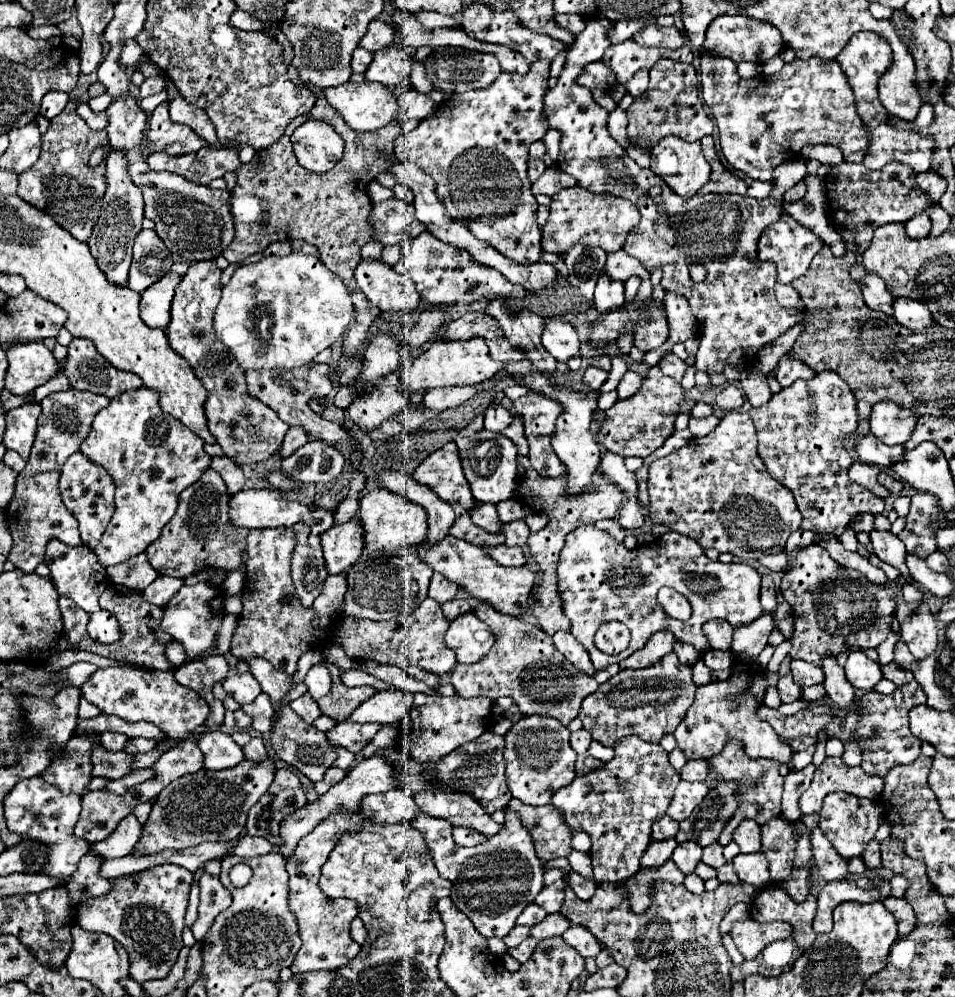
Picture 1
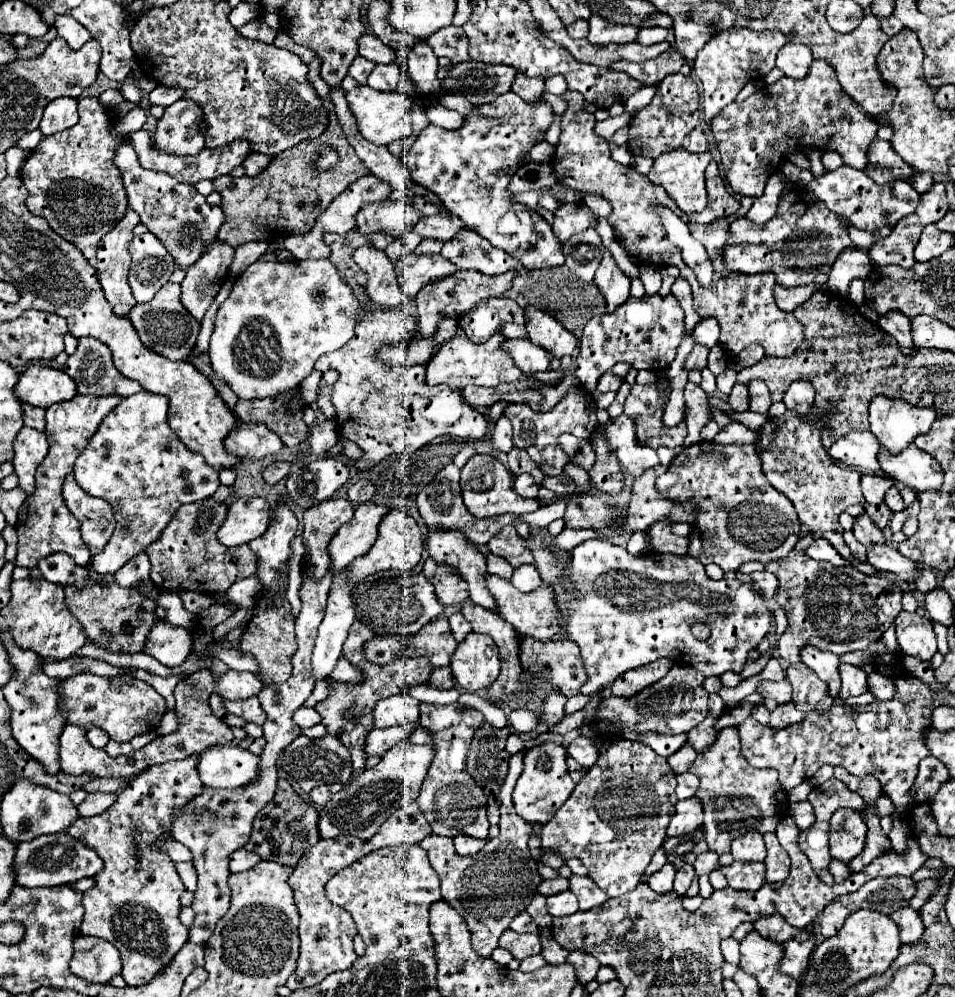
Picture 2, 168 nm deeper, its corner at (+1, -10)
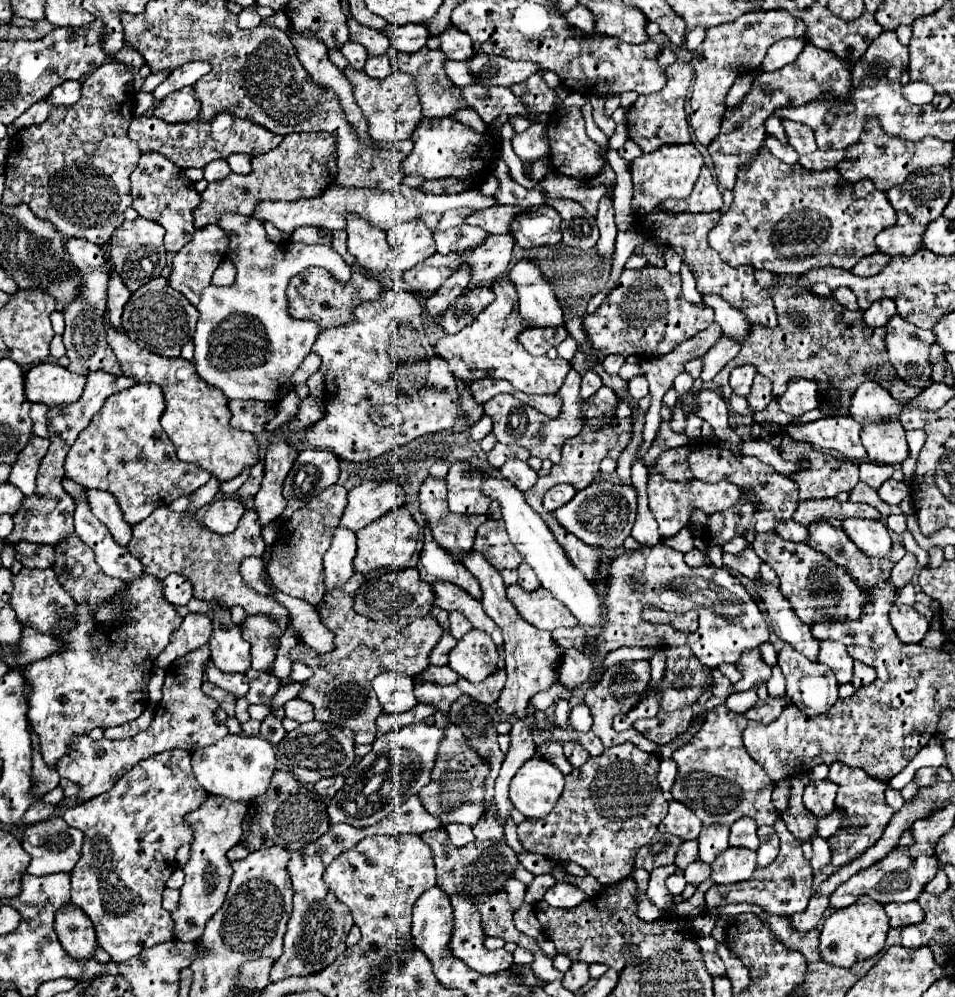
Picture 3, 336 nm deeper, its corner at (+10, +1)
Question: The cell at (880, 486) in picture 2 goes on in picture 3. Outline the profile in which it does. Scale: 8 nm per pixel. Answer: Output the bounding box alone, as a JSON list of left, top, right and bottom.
[860,460,894,488]

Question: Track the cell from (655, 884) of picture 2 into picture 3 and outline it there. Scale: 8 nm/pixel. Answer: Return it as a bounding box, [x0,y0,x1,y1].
[646,864,674,910]

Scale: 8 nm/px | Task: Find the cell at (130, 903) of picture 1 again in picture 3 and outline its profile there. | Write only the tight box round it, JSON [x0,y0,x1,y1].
[62,748,206,964]

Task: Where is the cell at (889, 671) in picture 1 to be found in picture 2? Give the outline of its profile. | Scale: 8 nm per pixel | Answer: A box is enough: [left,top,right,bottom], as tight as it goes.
[869,671,895,699]

